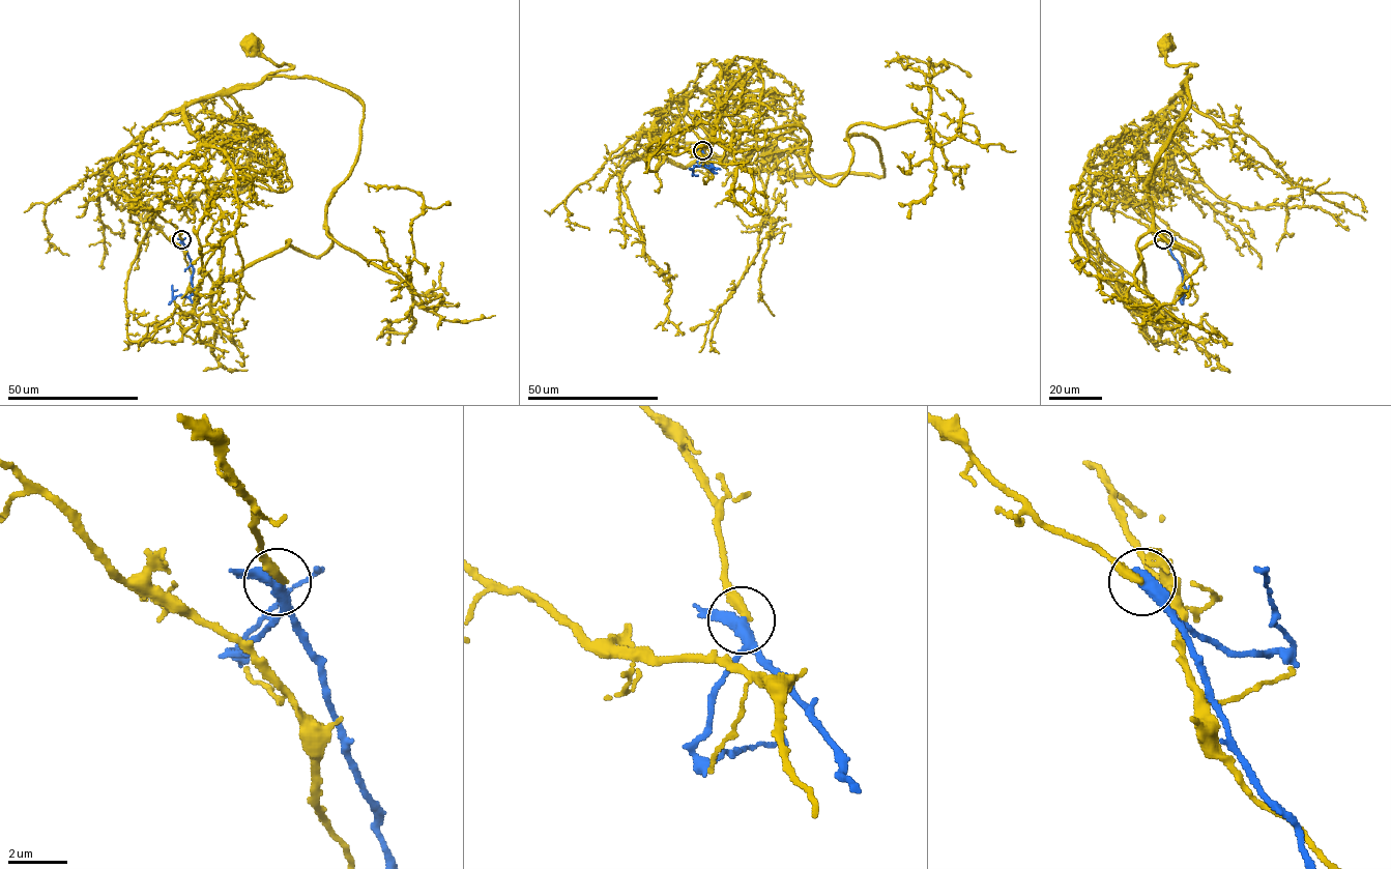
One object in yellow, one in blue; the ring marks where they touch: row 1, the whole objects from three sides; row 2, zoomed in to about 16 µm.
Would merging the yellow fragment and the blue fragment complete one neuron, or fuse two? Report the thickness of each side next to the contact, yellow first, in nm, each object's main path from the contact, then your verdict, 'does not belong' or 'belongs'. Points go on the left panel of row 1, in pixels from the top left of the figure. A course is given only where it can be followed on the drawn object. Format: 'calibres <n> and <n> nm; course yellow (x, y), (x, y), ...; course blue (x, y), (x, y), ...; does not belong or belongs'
calibres 300 and 400 nm; course yellow (181, 239), (154, 211), (166, 181), (200, 145), (183, 109), (293, 66), (277, 65), (251, 45); course blue (181, 239), (193, 266), (193, 292), (189, 296), (177, 295), (173, 300), (172, 285); does not belong

